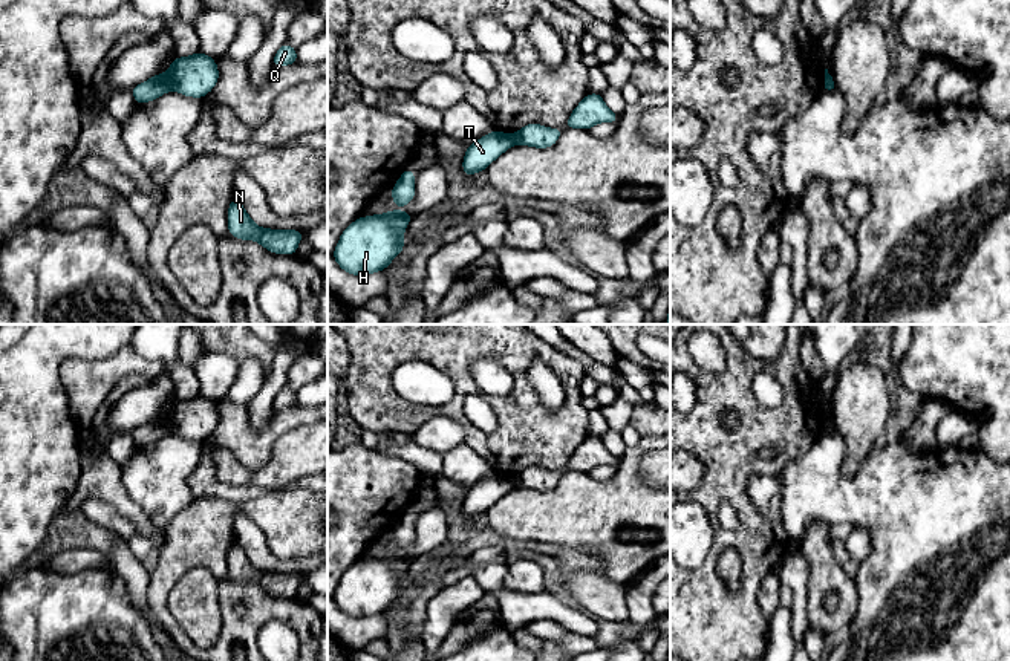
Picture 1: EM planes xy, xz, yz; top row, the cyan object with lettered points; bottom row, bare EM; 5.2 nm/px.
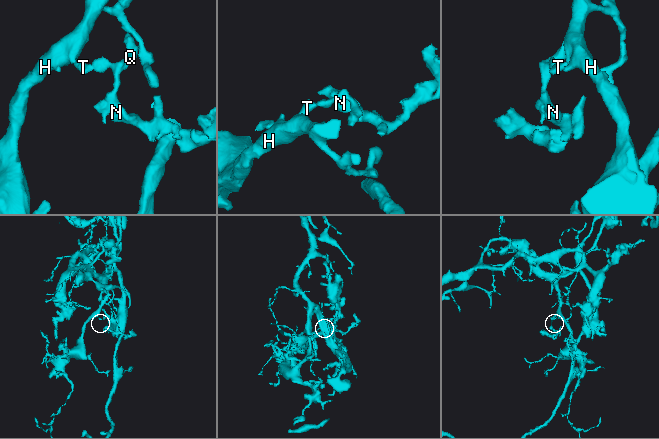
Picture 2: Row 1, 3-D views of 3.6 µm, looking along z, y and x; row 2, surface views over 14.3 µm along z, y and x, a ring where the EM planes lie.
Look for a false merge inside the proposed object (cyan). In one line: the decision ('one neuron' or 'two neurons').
two neurons

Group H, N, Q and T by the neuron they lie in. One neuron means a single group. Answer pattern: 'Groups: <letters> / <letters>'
Groups: H T / N Q

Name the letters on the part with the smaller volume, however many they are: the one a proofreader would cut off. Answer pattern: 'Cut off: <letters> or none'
Cut off: N, Q

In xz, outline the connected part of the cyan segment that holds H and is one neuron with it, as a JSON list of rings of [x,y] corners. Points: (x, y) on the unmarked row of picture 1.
[[[399,554],[358,560],[341,575],[332,600],[352,618],[384,614],[406,591],[402,577],[412,562]]]

